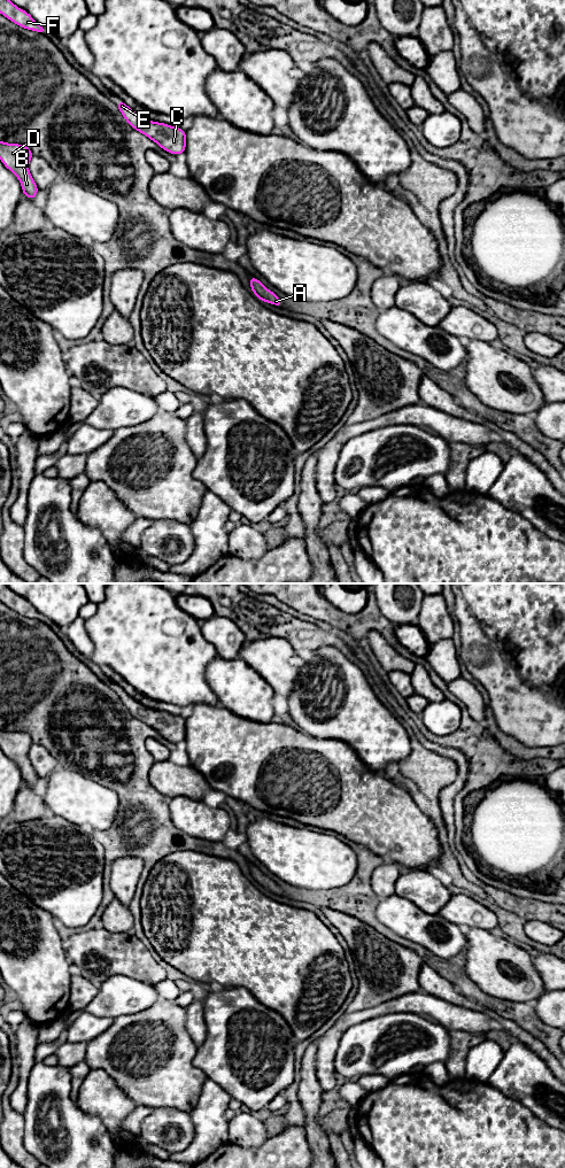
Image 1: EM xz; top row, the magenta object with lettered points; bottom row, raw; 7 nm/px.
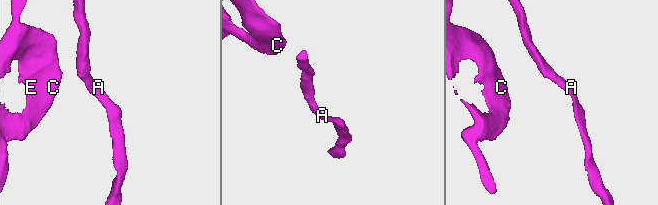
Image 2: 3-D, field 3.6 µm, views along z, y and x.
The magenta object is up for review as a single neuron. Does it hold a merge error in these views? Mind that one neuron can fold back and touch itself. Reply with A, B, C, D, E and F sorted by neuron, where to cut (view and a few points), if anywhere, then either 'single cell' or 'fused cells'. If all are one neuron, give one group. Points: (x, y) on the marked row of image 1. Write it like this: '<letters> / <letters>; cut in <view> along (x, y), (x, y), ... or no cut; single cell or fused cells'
A B C D E F; no cut; single cell

